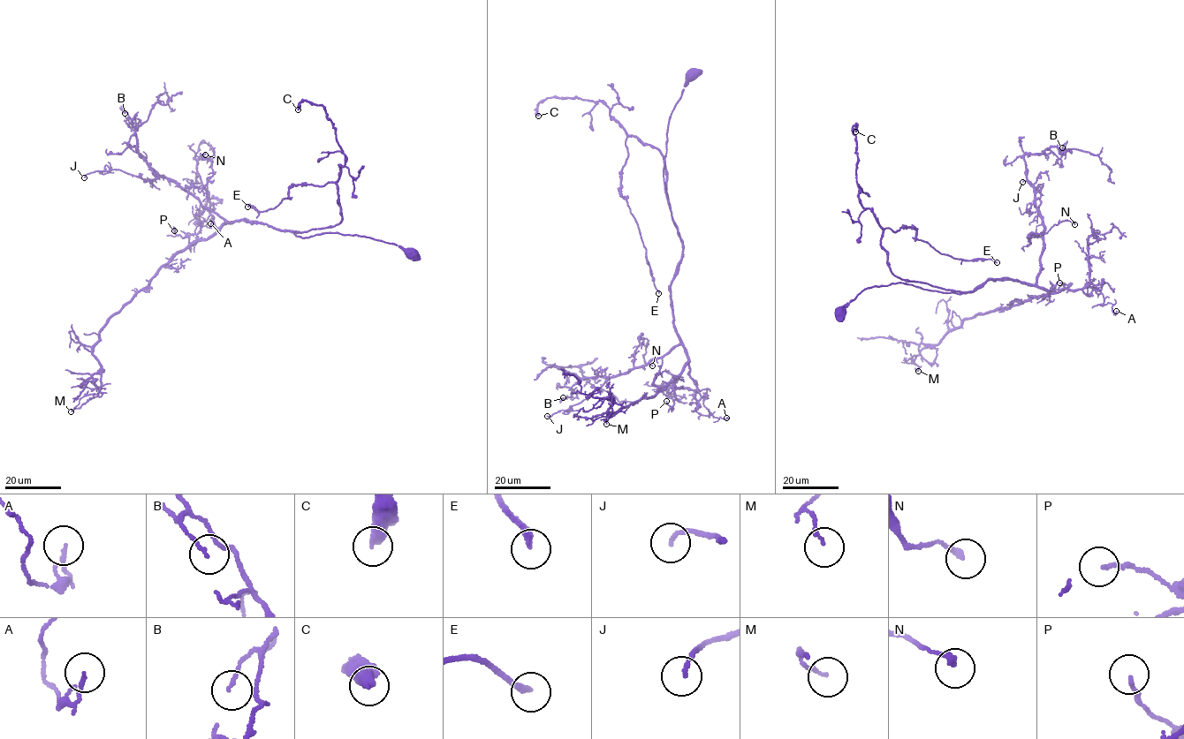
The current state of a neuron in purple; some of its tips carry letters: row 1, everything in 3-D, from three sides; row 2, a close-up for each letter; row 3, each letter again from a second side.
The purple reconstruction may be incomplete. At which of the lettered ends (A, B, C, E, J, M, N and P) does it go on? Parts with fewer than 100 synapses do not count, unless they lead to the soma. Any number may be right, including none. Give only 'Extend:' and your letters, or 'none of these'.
Extend: none of these

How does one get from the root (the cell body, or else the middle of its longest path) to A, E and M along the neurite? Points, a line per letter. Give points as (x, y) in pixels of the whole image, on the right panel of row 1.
A: (838, 312), (875, 286), (959, 294), (1009, 278), (1050, 293), (1088, 295), (1096, 288), (1116, 311)
E: (838, 312), (875, 286), (961, 292), (899, 278), (881, 245), (886, 228), (913, 227), (941, 253), (997, 262)
M: (838, 312), (866, 289), (898, 282), (959, 294), (1012, 278), (1047, 292), (967, 318), (921, 350), (918, 371)

